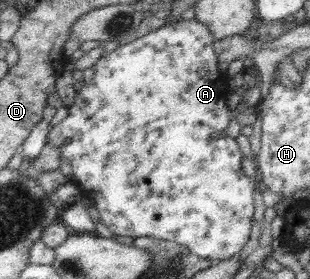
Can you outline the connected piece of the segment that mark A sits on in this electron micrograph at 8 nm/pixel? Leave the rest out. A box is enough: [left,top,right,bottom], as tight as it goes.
[47,20,258,263]

